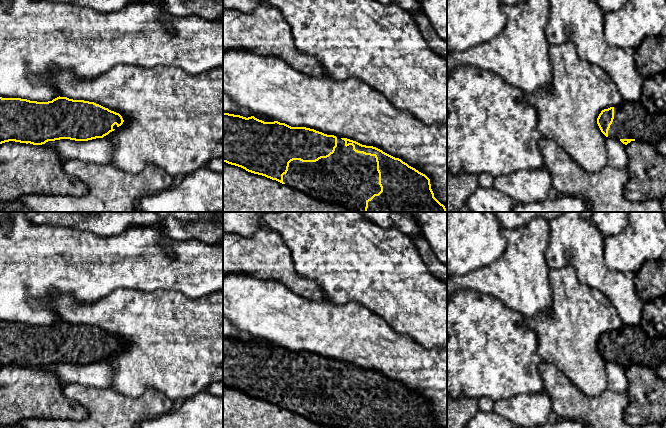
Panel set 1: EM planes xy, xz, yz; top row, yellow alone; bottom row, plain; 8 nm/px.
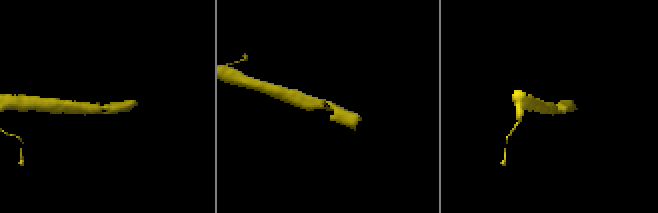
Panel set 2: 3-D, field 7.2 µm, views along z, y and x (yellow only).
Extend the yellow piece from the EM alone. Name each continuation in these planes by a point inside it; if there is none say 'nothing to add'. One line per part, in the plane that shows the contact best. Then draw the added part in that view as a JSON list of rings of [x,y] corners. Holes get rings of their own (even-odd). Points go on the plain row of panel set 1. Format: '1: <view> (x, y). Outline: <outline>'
1: xz (346, 401). Outline: [[[337,361],[337,371],[333,378],[316,386],[293,384],[283,399],[283,406],[303,417],[324,425],[338,428],[366,428],[374,418],[381,415],[375,380],[357,377],[353,370],[345,370],[345,365]]]

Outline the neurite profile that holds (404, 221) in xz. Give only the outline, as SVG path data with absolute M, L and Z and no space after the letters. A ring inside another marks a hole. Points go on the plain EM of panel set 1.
M363 212L364 215L378 226L389 229L398 228L410 237L423 236L416 220L408 212Z

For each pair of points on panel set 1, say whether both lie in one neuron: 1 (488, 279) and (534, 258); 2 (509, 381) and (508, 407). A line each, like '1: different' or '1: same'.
1: same
2: different

